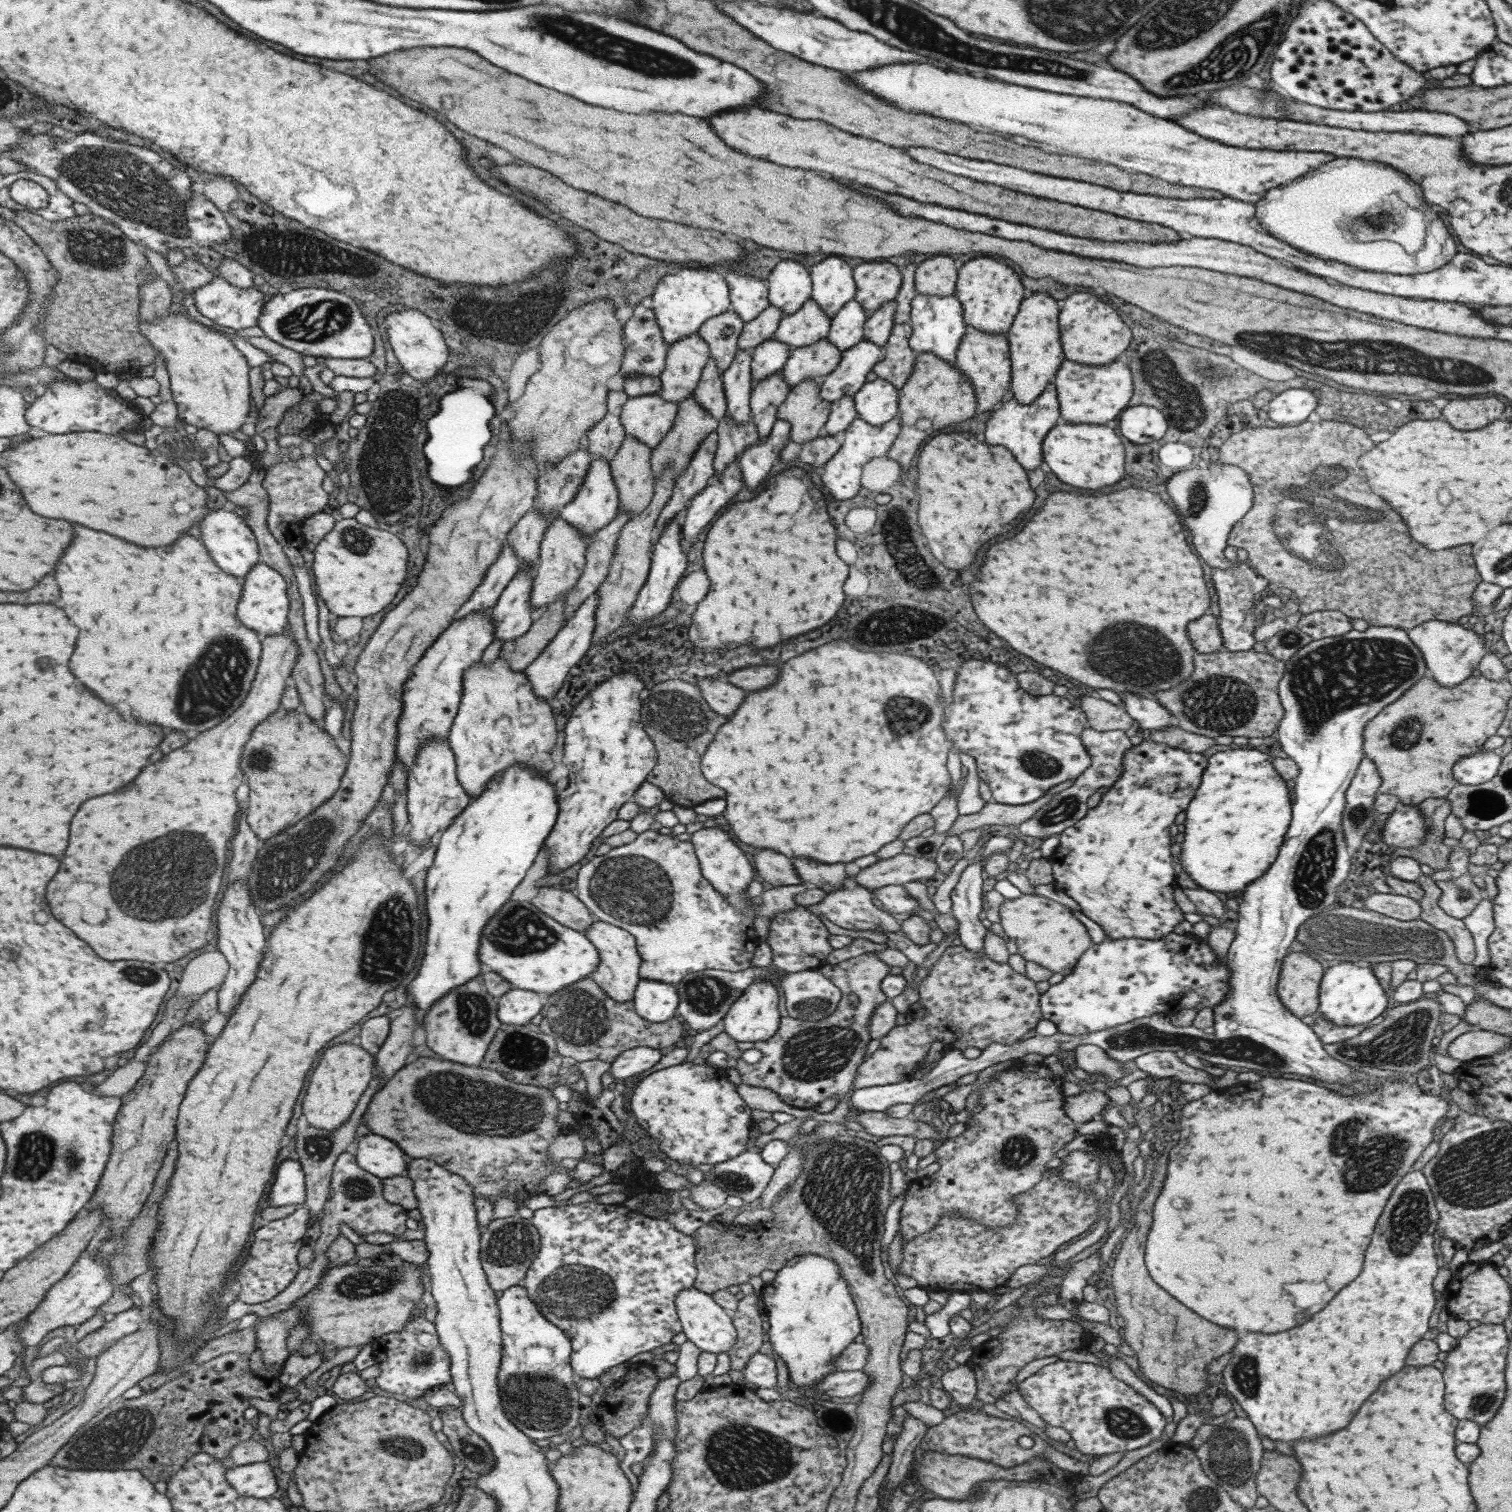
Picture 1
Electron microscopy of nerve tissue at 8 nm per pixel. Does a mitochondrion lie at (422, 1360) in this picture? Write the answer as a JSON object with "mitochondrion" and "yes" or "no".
{"mitochondrion":"yes"}

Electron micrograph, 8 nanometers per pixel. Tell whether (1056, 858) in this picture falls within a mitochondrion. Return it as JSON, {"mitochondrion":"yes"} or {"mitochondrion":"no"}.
{"mitochondrion":"no"}

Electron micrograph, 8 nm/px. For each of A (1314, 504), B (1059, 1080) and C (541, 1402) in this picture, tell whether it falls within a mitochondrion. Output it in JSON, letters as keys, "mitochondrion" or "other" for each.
{"A":"mitochondrion","B":"other","C":"mitochondrion"}

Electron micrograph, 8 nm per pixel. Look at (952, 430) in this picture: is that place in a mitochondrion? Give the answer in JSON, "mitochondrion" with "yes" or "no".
{"mitochondrion":"no"}

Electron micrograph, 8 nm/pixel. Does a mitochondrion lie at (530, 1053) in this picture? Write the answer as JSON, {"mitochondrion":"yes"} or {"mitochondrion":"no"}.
{"mitochondrion":"yes"}

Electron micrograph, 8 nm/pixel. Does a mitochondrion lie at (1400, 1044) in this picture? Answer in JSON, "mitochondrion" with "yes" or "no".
{"mitochondrion":"yes"}

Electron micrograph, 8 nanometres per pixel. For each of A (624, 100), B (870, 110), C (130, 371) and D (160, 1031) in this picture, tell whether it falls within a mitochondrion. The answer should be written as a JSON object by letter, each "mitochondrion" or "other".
{"A":"other","B":"other","C":"other","D":"other"}

